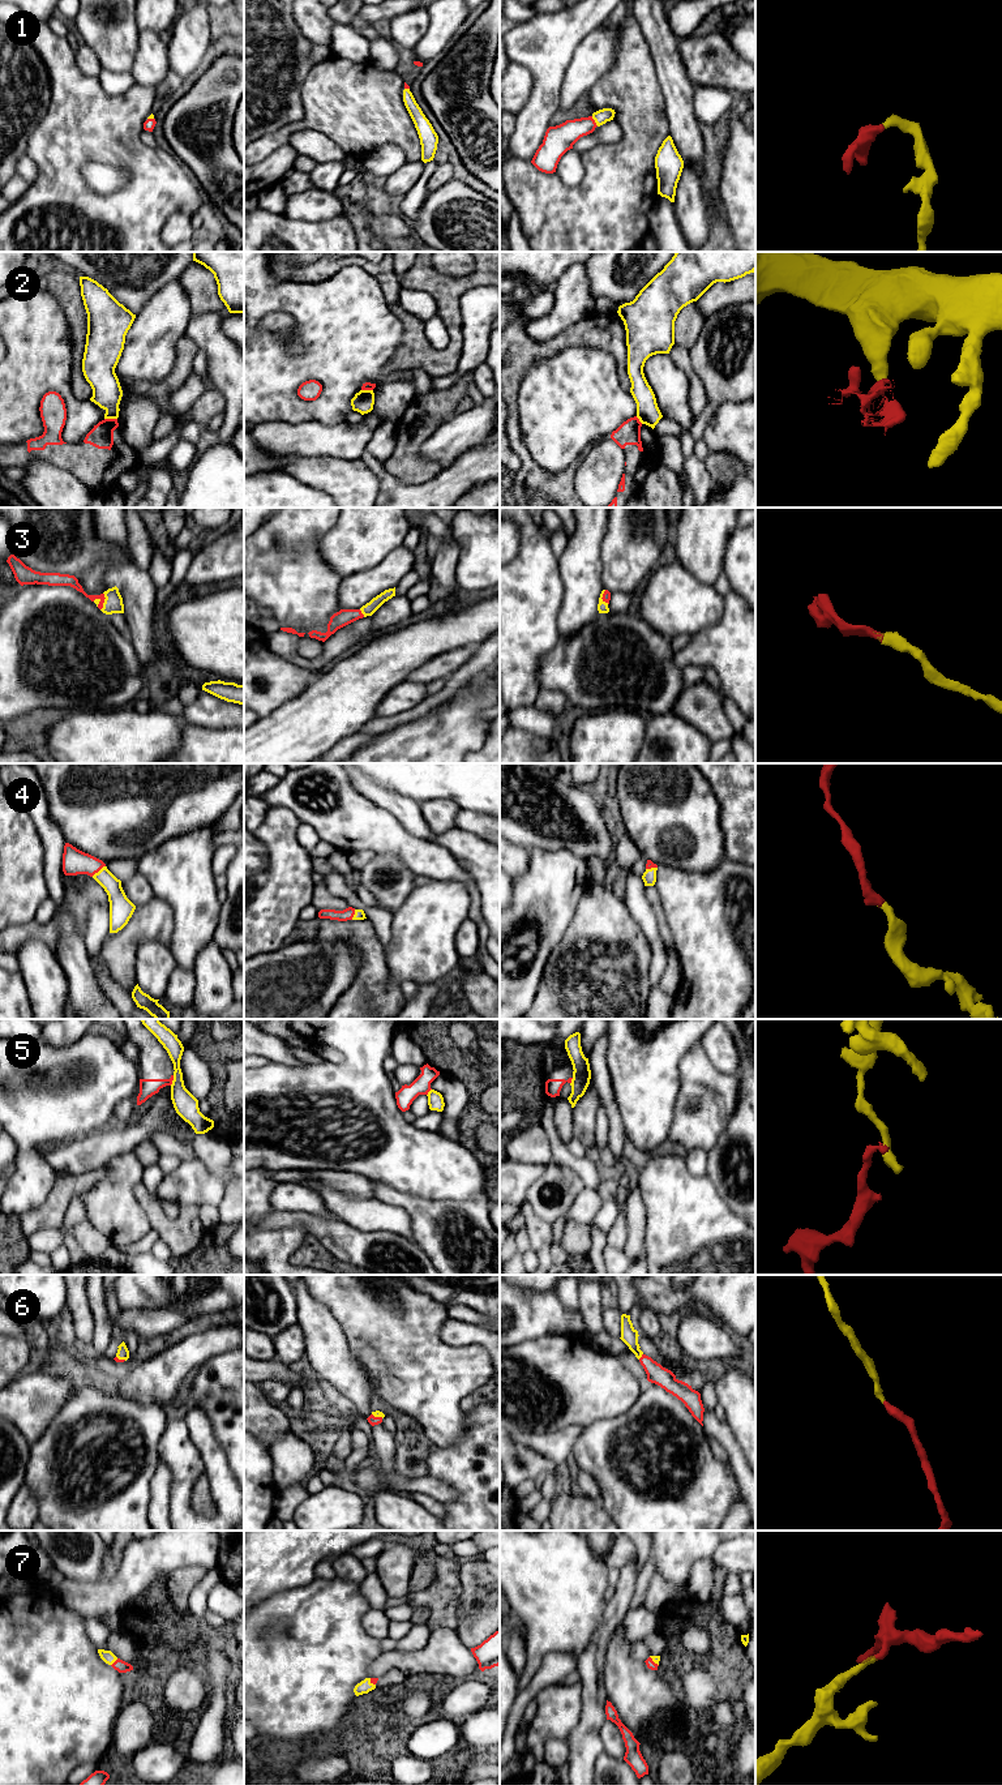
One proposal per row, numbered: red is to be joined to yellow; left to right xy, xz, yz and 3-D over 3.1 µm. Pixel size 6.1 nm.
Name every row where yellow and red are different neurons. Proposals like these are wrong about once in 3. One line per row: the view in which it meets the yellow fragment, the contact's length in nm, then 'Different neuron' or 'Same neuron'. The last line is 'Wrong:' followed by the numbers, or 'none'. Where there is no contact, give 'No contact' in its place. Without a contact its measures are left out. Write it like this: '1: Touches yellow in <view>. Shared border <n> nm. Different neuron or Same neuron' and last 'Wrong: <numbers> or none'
1: Touches yellow in yz. Shared border 80 nm. Same neuron
2: Touches yellow in xy. Shared border 80 nm. Different neuron
3: Touches yellow in xy. Shared border 110 nm. Same neuron
4: Touches yellow in xy. Shared border 110 nm. Same neuron
5: Touches yellow in xy. Shared border 70 nm. Different neuron
6: Touches yellow in yz. Shared border 50 nm. Same neuron
7: Touches yellow in xy. Shared border 60 nm. Same neuron
Wrong: 2, 5

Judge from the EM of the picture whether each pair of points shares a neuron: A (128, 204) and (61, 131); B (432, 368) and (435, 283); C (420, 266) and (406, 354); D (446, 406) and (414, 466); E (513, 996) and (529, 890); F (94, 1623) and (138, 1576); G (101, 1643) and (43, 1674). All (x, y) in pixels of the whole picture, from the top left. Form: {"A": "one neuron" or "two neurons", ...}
{"A": "one neuron", "B": "one neuron", "C": "one neuron", "D": "one neuron", "E": "one neuron", "F": "two neurons", "G": "two neurons"}

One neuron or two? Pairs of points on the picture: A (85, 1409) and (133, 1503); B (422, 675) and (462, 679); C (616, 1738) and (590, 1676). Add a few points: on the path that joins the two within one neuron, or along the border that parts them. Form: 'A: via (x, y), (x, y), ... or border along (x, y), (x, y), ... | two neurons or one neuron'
A: via (118, 1413), (145, 1434), (149, 1452), (142, 1471) | one neuron
B: border along (471, 658), (446, 679) | two neurons
C: border along (606, 1719), (600, 1729), (603, 1750) | two neurons

